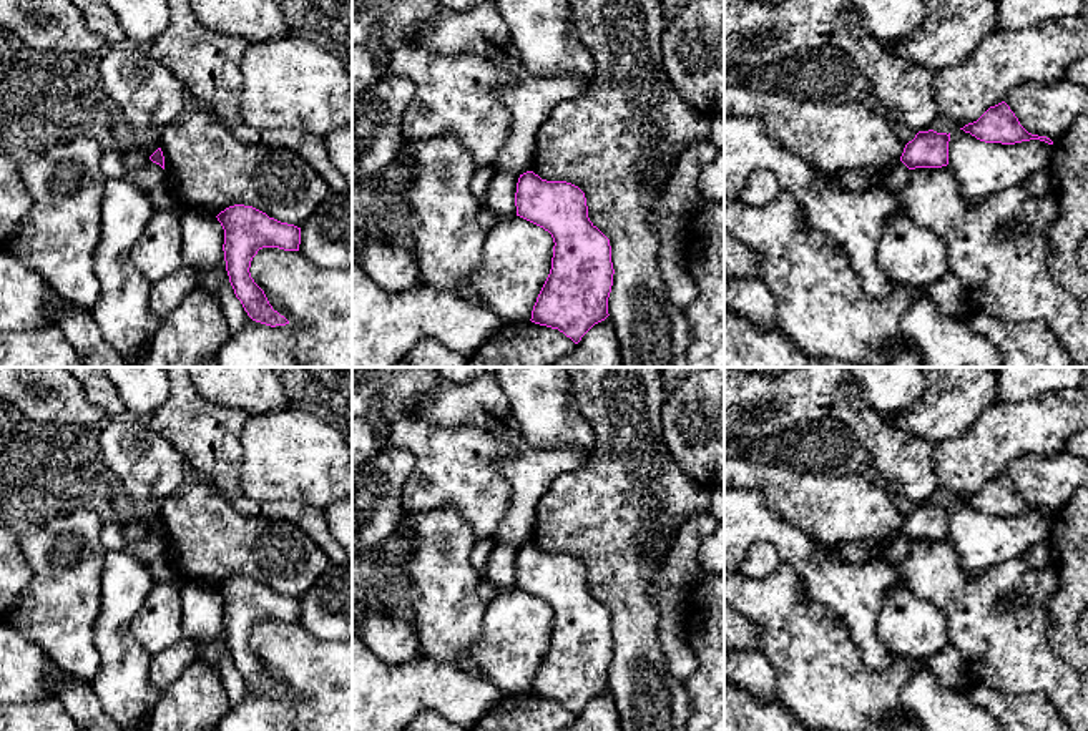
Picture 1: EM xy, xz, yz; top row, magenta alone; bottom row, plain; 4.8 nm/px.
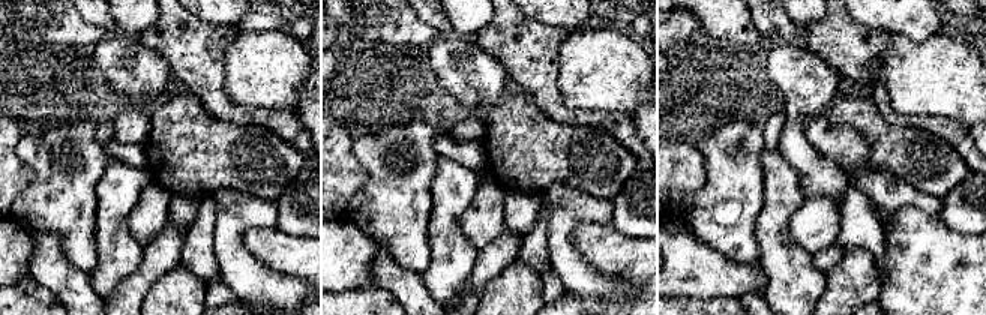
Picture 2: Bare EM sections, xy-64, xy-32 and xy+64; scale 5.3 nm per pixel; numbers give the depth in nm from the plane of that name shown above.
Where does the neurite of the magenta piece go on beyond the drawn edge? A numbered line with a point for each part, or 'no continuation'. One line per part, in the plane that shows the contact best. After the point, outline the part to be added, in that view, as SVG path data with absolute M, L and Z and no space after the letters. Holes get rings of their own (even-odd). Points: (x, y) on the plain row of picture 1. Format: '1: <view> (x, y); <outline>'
no continuation

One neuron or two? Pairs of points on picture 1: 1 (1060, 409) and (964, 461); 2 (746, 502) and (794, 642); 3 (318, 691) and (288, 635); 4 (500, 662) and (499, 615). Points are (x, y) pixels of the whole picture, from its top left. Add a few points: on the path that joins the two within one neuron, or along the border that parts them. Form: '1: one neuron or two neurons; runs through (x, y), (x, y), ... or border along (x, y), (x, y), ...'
1: one neuron; runs through (1037, 426), (1009, 429), (987, 447)
2: two neurons; border along (783, 562), (801, 577)
3: one neuron; runs through (316, 678), (288, 648)
4: one neuron; runs through (502, 650), (502, 627)

